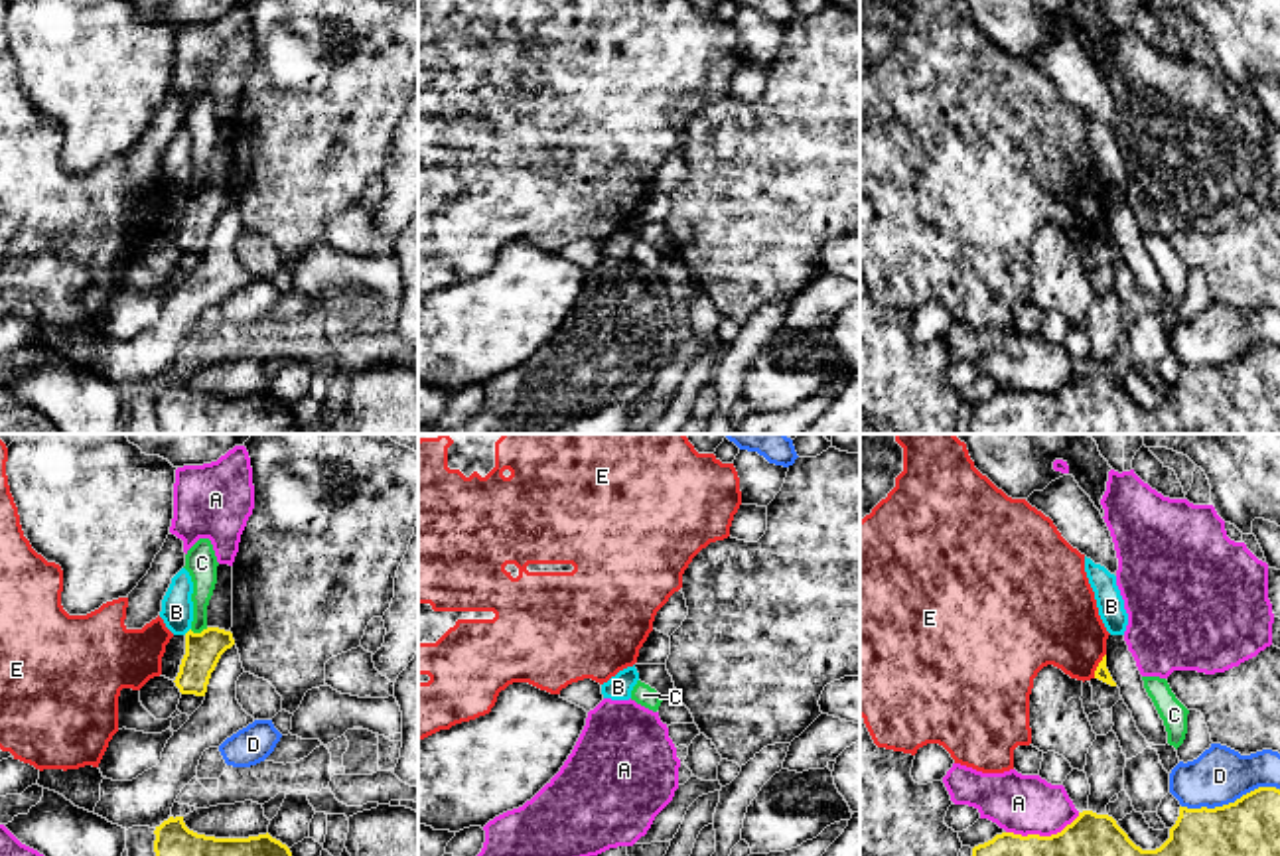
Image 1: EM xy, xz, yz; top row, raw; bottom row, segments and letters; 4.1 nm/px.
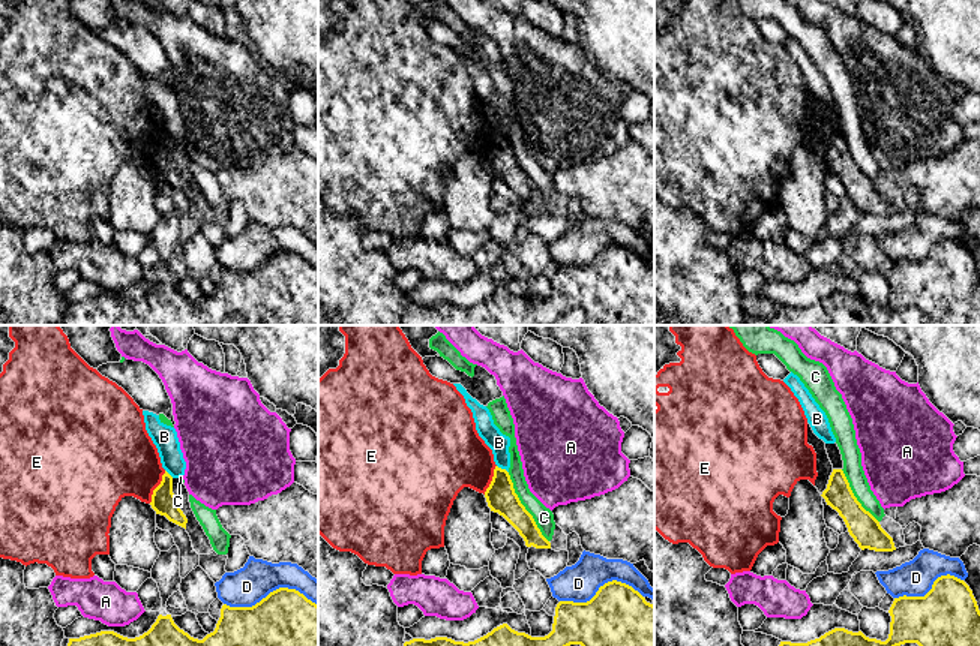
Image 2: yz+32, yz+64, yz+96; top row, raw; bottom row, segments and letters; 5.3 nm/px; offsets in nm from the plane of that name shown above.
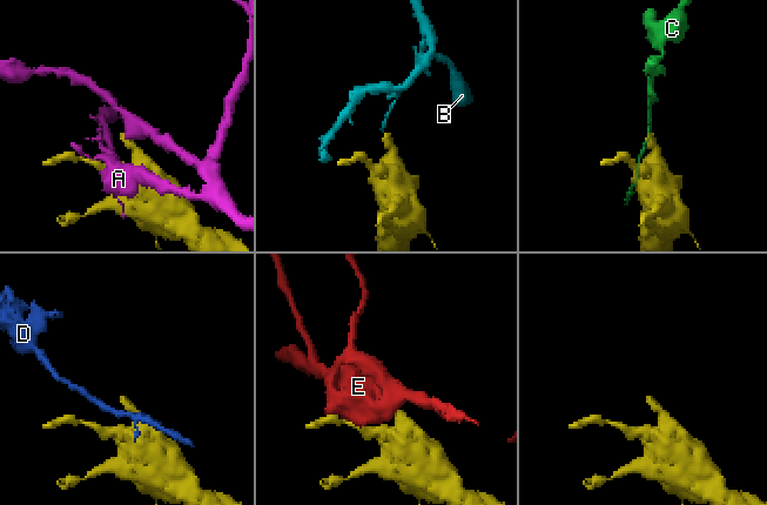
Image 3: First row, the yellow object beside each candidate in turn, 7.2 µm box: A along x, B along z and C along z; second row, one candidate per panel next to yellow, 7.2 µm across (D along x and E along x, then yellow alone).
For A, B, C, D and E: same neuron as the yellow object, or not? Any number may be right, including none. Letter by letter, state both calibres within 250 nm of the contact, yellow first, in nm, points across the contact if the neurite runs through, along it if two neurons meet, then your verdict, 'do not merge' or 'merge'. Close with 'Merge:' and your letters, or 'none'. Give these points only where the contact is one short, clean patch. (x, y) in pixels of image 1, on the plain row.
A: calibres 420 and 240 nm; do not merge
B: calibres 150 and 130 nm; border xy (190, 186), (184, 192); do not merge
C: calibres 150 and 110 nm; do not merge
D: calibres 460 and 240 nm; do not merge
E: calibres 60 and 360 nm; do not merge
Merge: none

